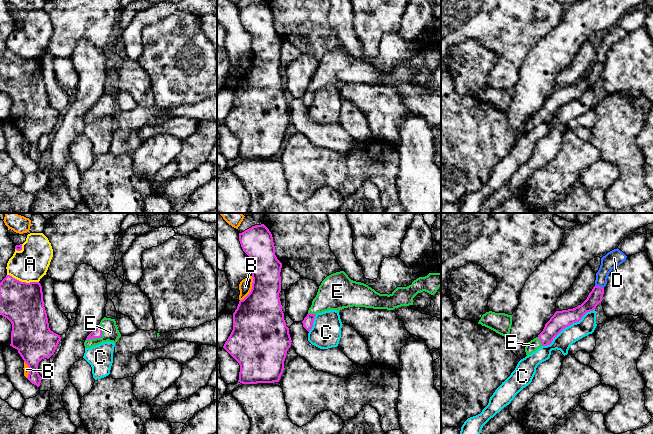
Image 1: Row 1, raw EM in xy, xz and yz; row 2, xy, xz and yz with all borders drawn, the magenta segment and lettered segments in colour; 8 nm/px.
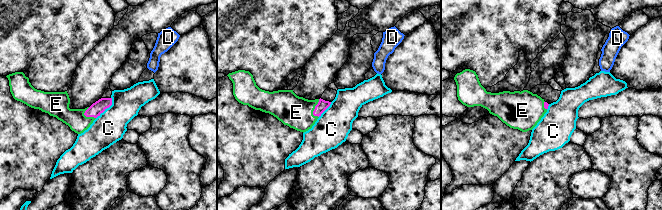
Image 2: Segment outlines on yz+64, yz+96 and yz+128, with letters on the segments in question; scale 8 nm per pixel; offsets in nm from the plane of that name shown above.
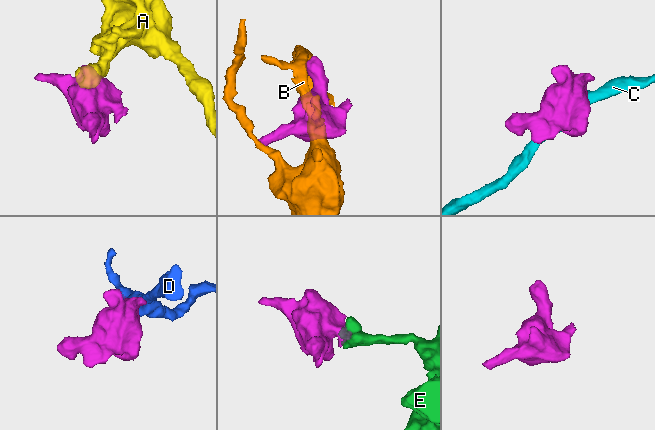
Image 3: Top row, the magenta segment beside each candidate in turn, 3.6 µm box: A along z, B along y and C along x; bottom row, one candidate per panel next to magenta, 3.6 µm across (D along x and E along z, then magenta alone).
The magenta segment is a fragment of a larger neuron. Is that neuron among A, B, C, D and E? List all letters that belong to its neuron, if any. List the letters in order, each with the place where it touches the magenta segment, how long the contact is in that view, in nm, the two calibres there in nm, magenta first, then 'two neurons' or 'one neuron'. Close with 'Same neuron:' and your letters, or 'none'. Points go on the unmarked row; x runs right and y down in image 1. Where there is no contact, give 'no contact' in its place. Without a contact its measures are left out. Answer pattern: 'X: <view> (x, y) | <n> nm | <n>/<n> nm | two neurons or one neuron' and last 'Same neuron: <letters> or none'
A: xy (23, 58) | 260 nm | 340/280 nm | two neurons
B: xz (251, 65) | 220 nm | 400/110 nm | two neurons
C: yz (568, 101) | 500 nm | 150/140 nm | two neurons
D: yz (598, 62) | 80 nm | 110/140 nm | two neurons
E: xy (99, 113) | 180 nm | 80/140 nm | one neuron
Same neuron: E

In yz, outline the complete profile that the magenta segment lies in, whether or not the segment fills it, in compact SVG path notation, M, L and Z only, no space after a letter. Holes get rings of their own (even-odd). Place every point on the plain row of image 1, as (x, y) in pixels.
M594 62L587 75L581 81L573 85L556 87L545 100L543 107L527 119L525 123L526 131L531 131L542 122L550 121L563 105L579 98L587 88L595 86L596 82L601 79L603 70L604 64Z

